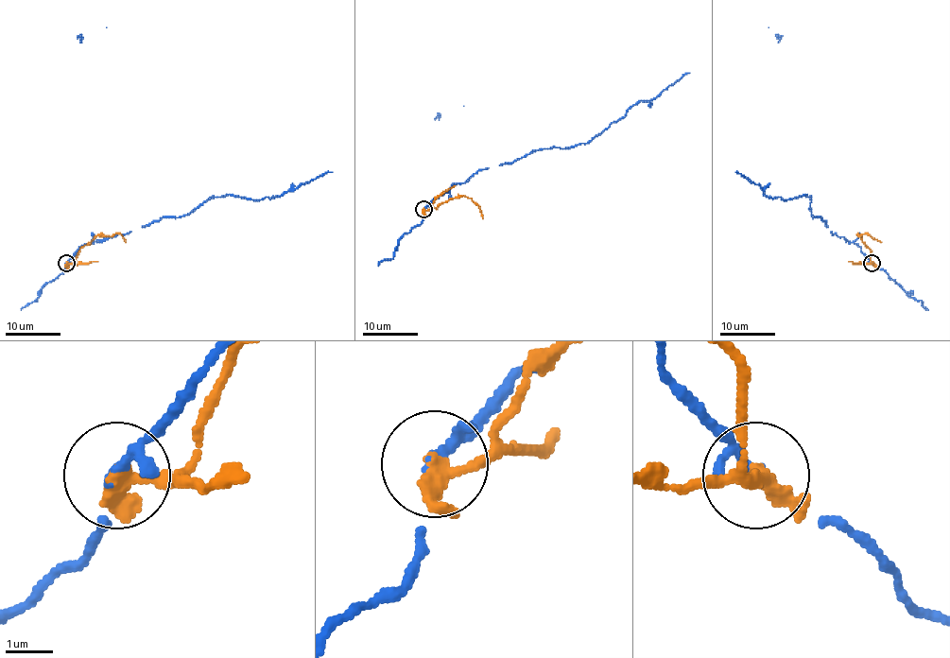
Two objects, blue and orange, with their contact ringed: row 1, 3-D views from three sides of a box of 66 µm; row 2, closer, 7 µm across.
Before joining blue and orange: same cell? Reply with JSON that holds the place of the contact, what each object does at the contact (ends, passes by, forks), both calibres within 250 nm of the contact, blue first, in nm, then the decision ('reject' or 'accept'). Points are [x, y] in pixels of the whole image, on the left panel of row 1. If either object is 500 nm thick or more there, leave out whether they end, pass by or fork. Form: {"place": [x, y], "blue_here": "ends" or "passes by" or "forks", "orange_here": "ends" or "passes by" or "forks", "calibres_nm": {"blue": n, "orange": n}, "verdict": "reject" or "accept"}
{"place": [66, 263], "blue_here": "passes by", "orange_here": "passes by", "calibres_nm": {"blue": 150, "orange": 320}, "verdict": "reject"}

